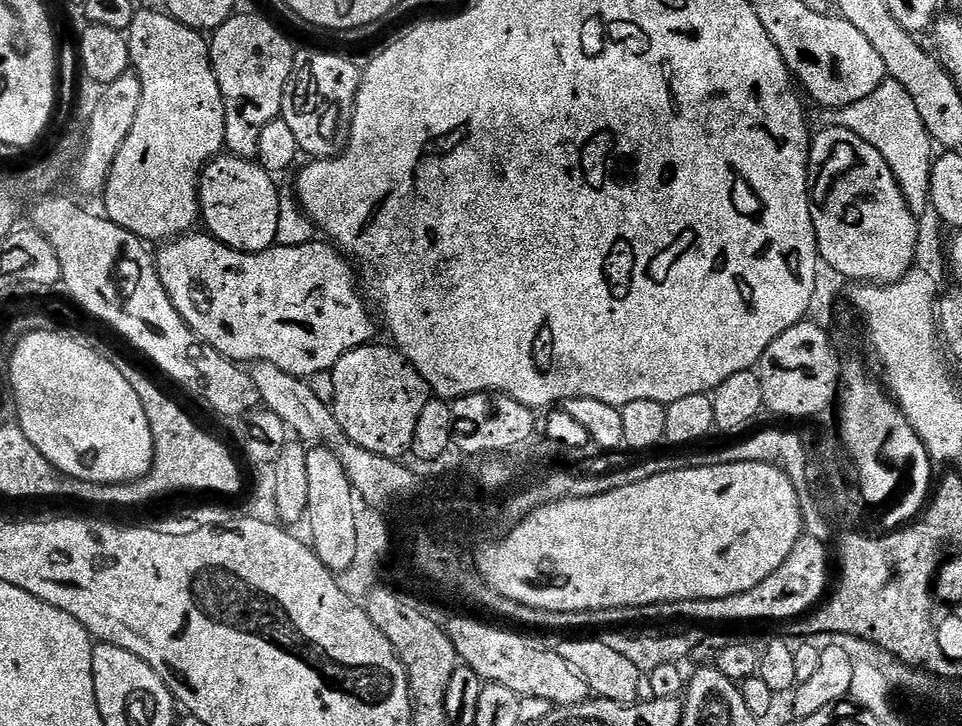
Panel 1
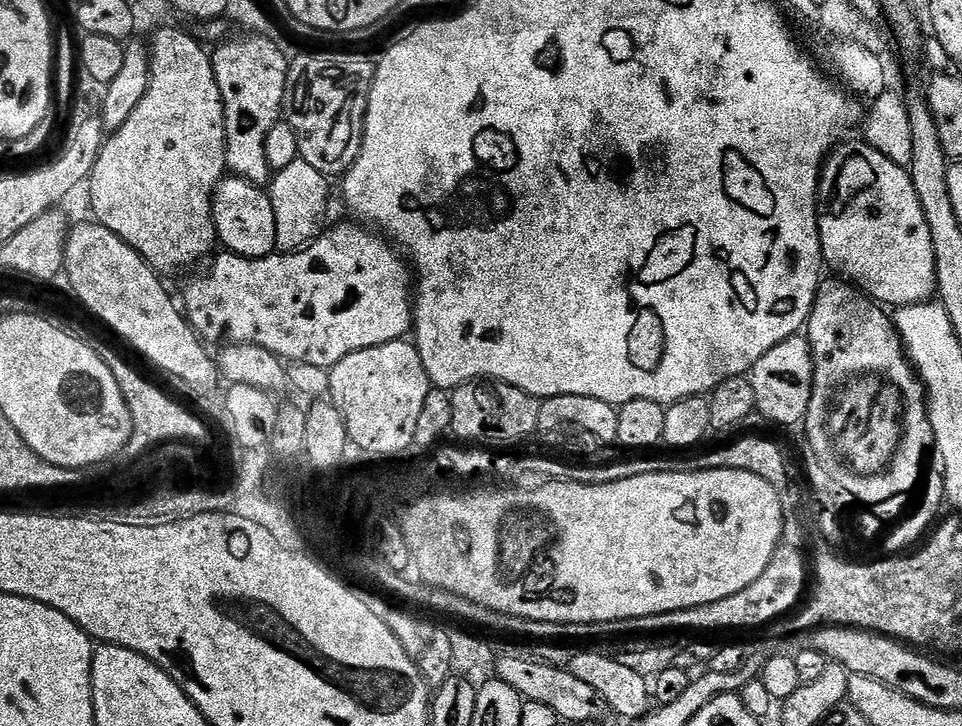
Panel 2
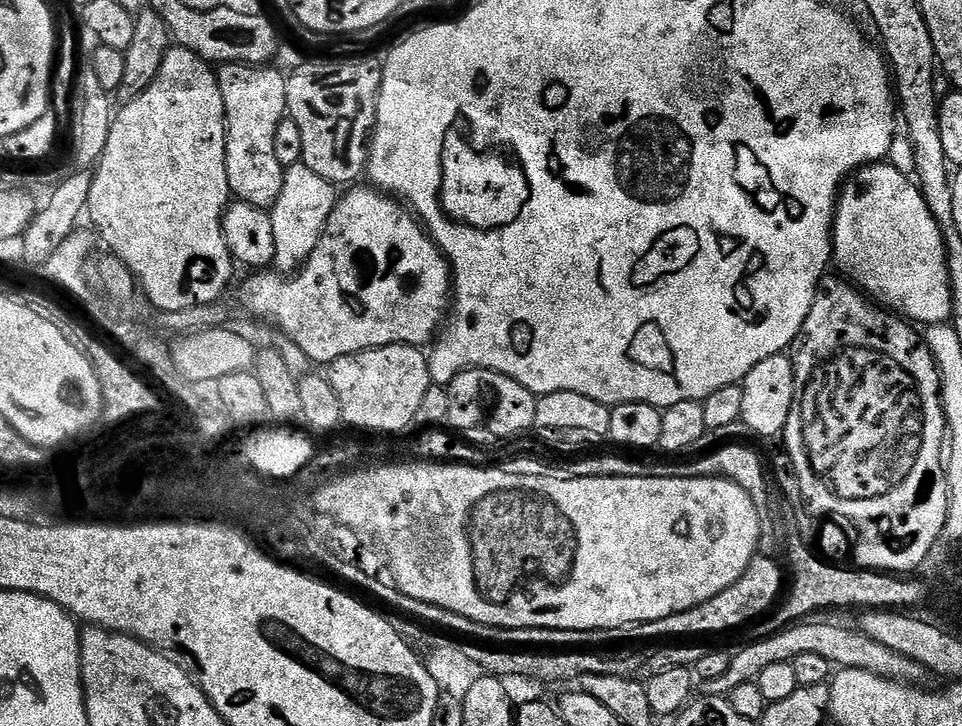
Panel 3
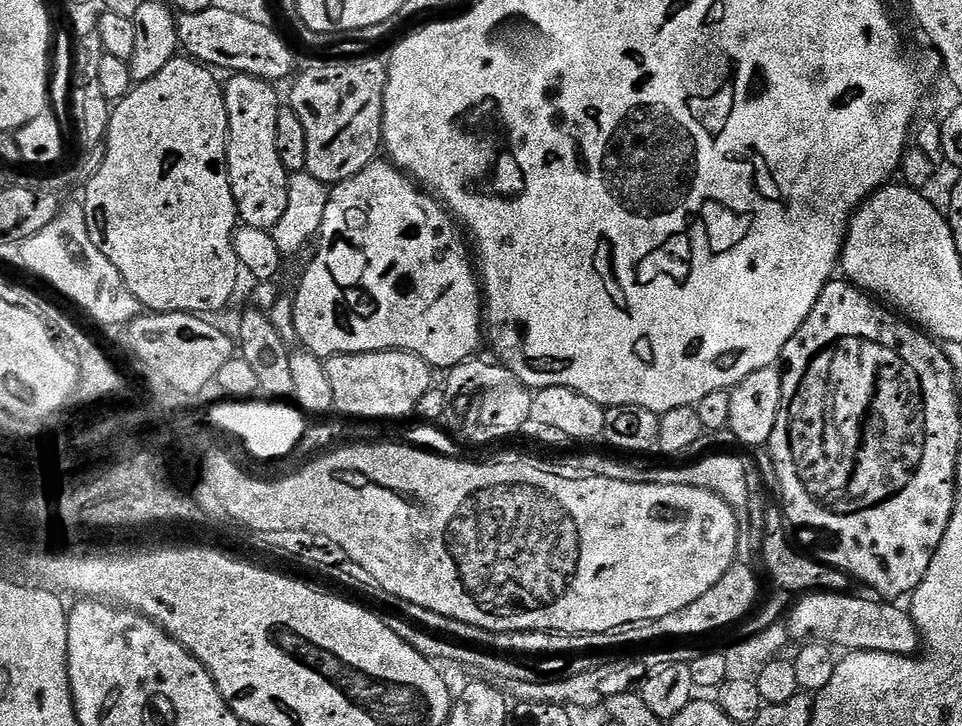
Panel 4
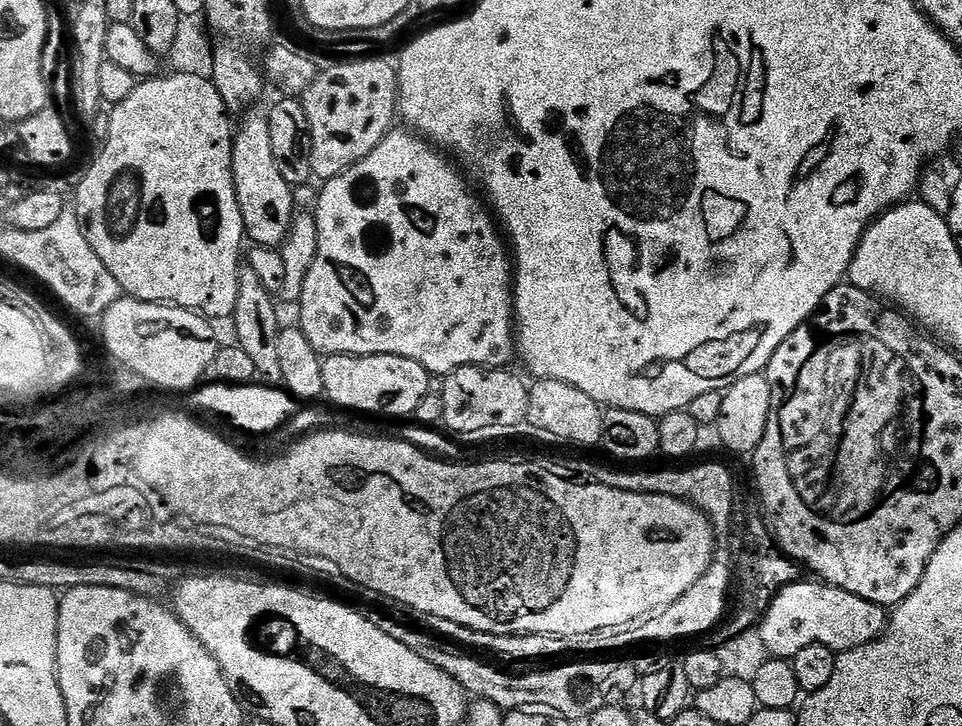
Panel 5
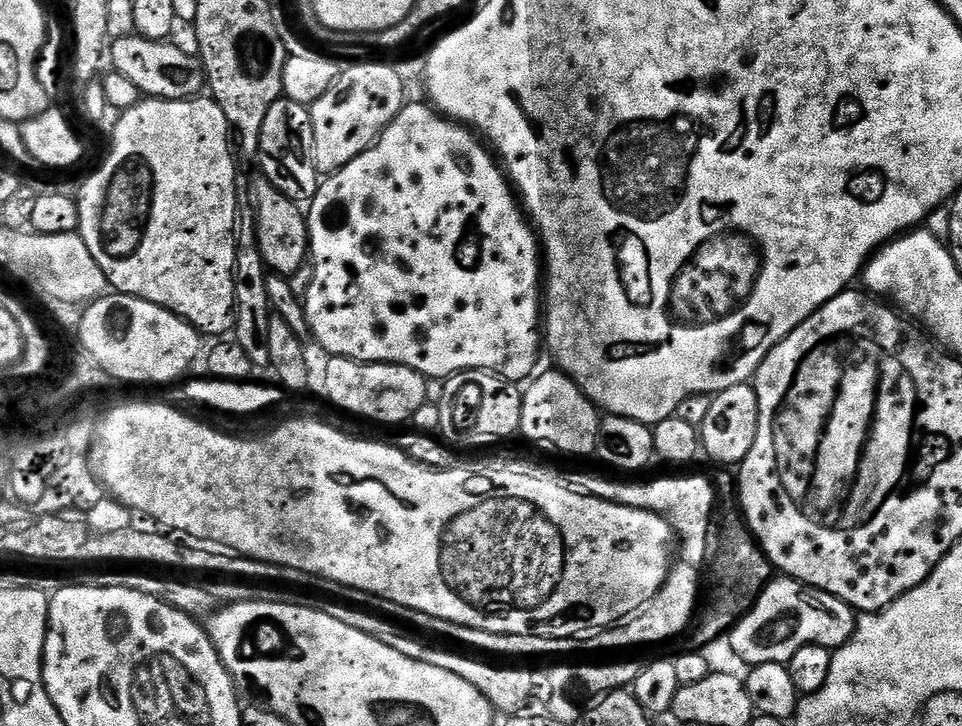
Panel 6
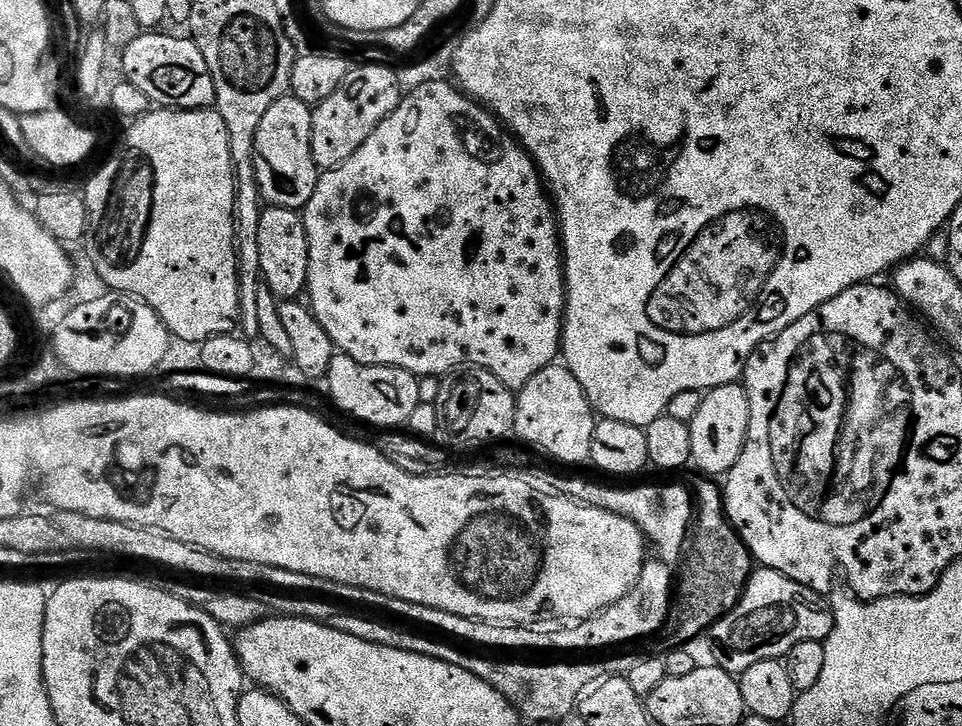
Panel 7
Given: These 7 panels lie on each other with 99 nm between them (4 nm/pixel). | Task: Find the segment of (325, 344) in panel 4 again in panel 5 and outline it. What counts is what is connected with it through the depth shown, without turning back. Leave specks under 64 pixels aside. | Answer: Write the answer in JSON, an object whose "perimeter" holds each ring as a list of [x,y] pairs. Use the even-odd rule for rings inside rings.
{"perimeter":[[[403,131],[389,132],[377,148],[362,158],[362,162],[346,169],[341,176],[323,181],[314,205],[318,252],[302,286],[298,326],[306,334],[310,346],[324,356],[401,356],[418,362],[429,374],[436,375],[437,372],[440,378],[459,368],[507,369],[511,365],[508,363],[517,359],[518,349],[514,327],[514,260],[506,247],[505,237],[494,223],[493,213],[486,207],[485,201],[481,197],[480,201],[472,193],[457,161],[419,135]]]}

